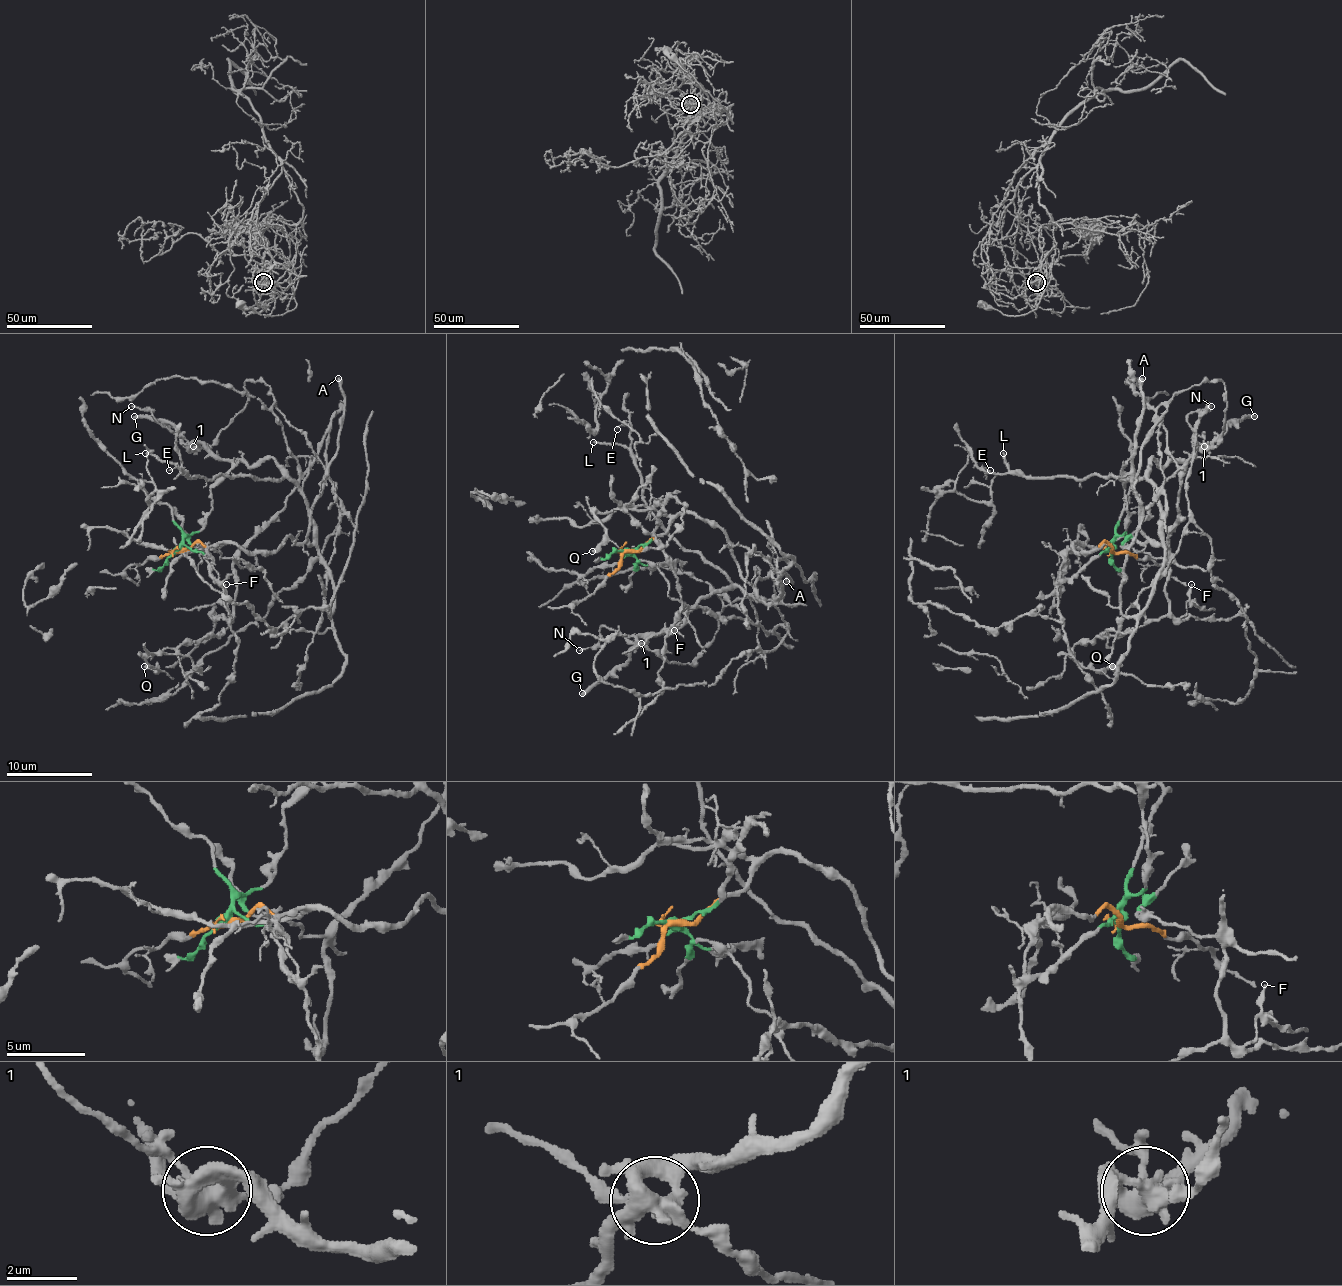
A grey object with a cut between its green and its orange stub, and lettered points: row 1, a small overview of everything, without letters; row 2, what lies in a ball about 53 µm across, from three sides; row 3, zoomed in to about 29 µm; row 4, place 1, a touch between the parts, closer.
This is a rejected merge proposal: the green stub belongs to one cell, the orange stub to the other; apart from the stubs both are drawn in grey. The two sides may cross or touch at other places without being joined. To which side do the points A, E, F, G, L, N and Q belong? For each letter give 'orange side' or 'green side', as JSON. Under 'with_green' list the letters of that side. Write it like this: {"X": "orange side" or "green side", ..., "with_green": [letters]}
{"A": "orange side", "E": "orange side", "F": "green side", "G": "orange side", "L": "orange side", "N": "green side", "Q": "green side", "with_green": ["F", "N", "Q"]}

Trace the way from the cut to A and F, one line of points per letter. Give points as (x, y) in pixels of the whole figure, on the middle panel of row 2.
A: (625, 550), (696, 513), (722, 530), (745, 580), (782, 571), (786, 582)
F: (625, 550), (635, 563), (648, 560), (666, 580), (668, 595), (681, 608), (685, 603), (674, 629)

